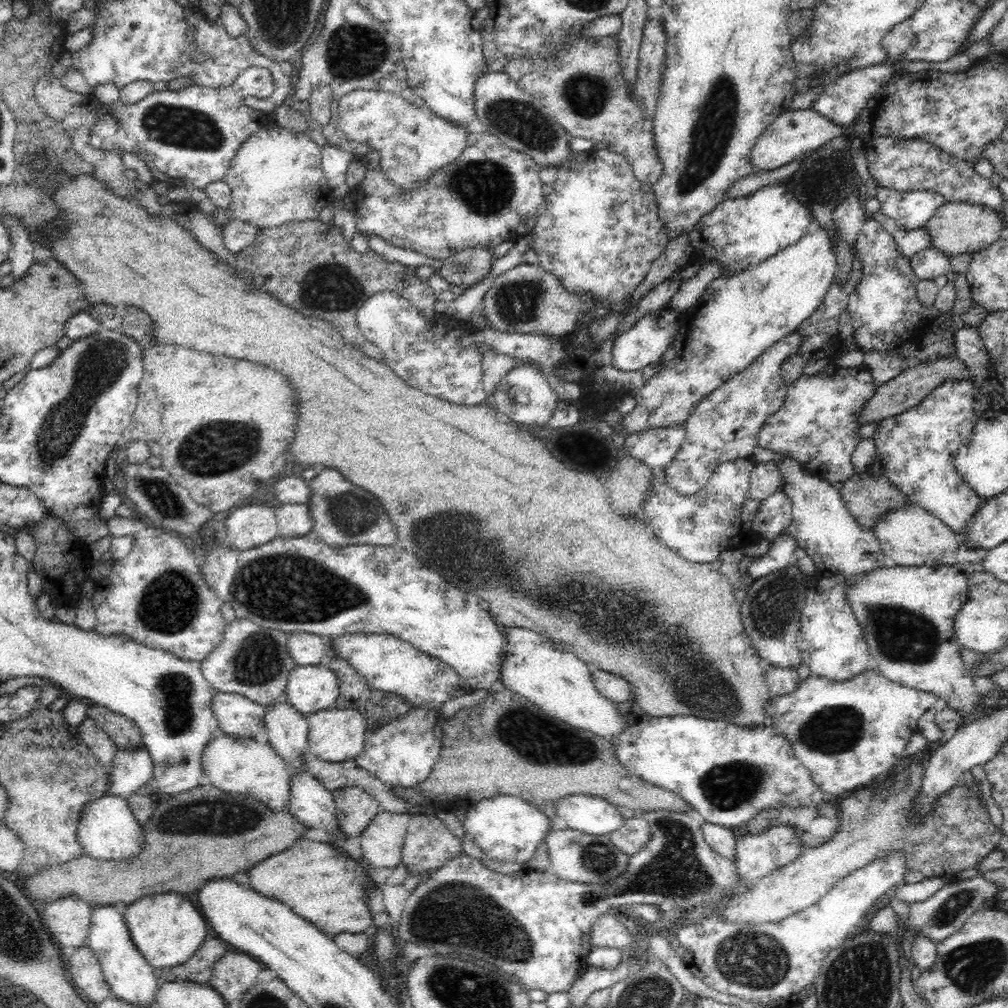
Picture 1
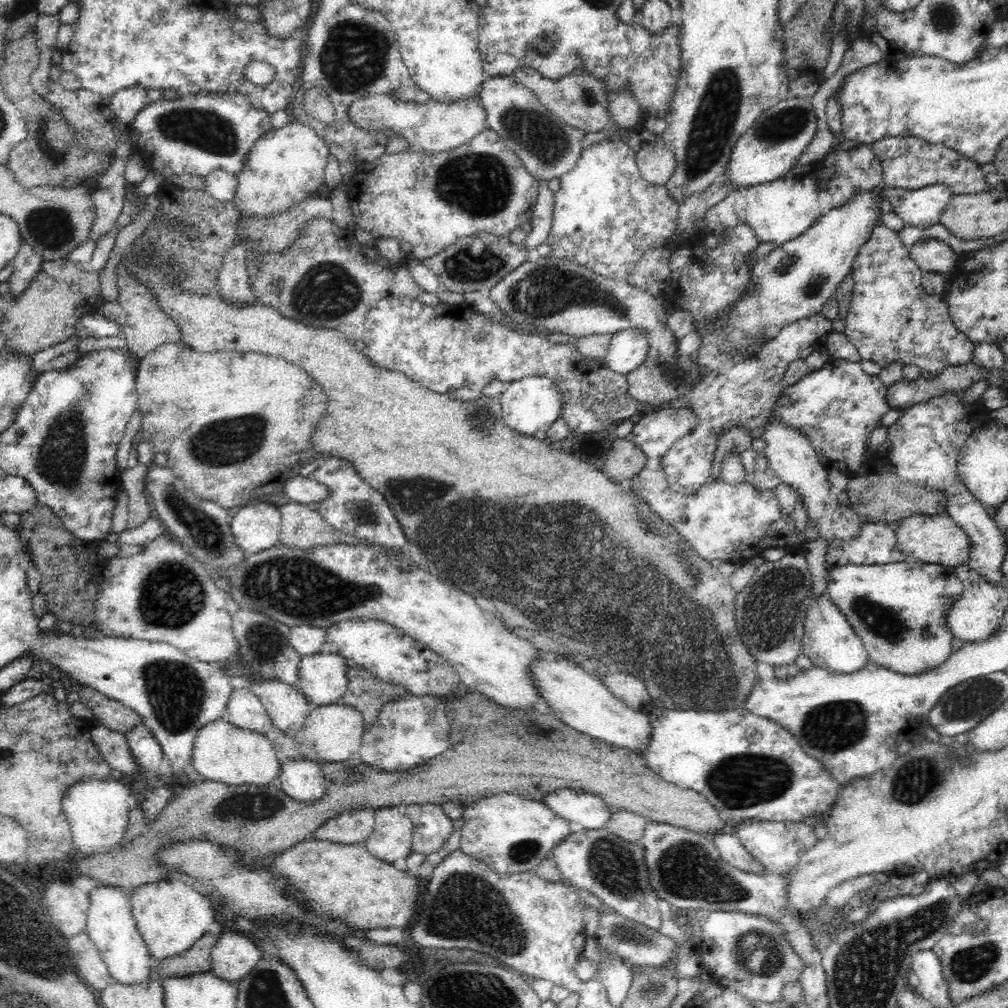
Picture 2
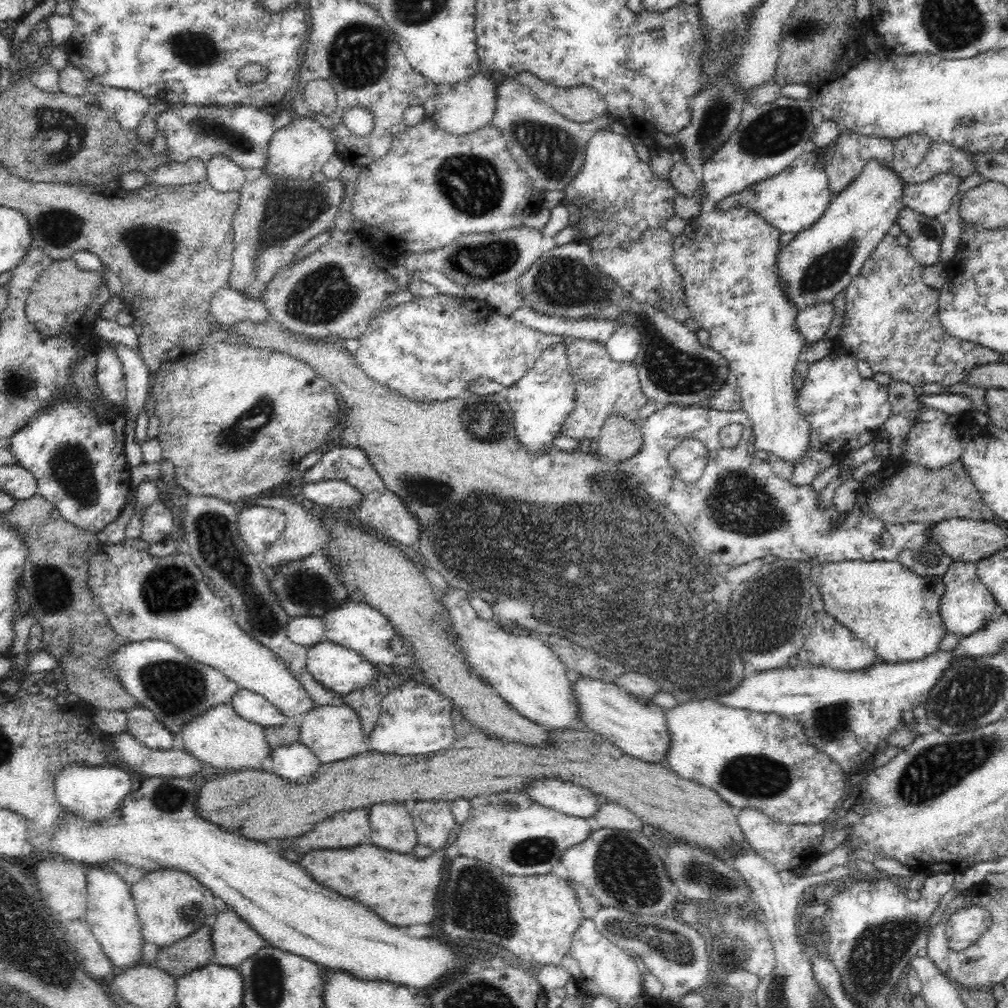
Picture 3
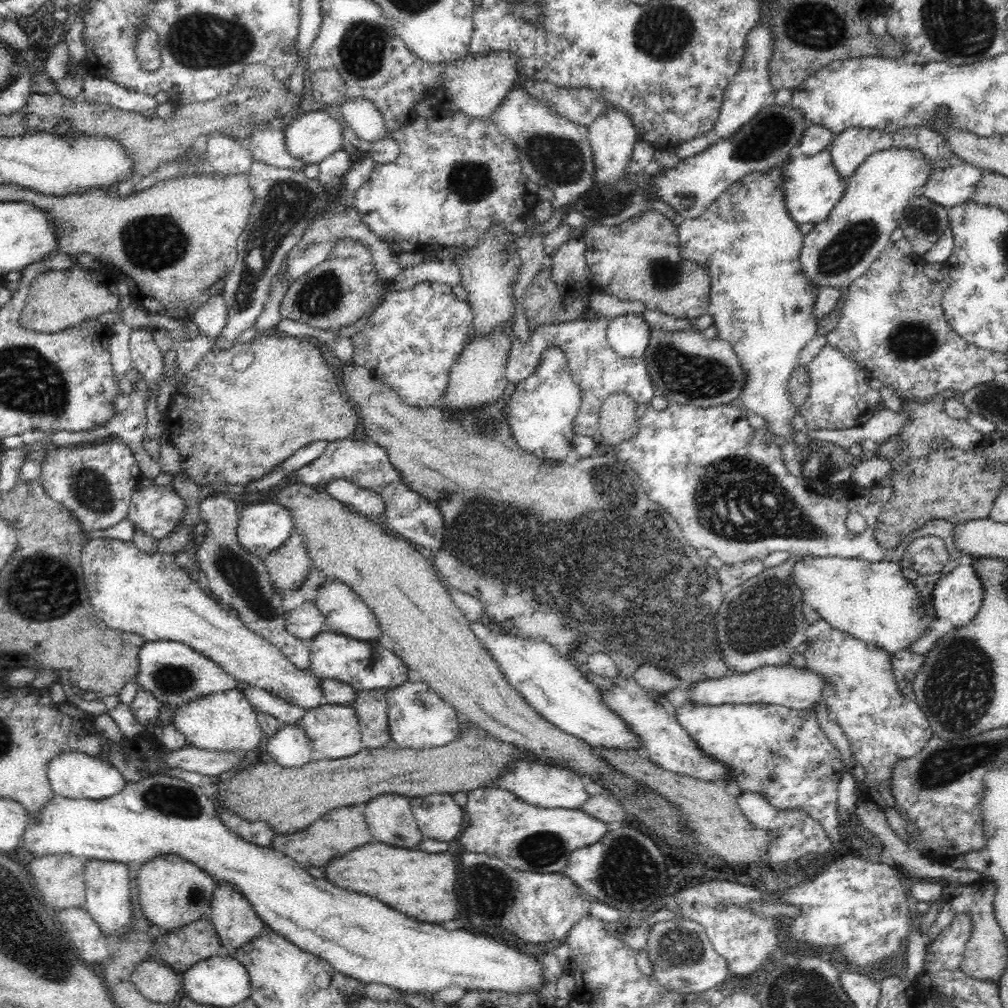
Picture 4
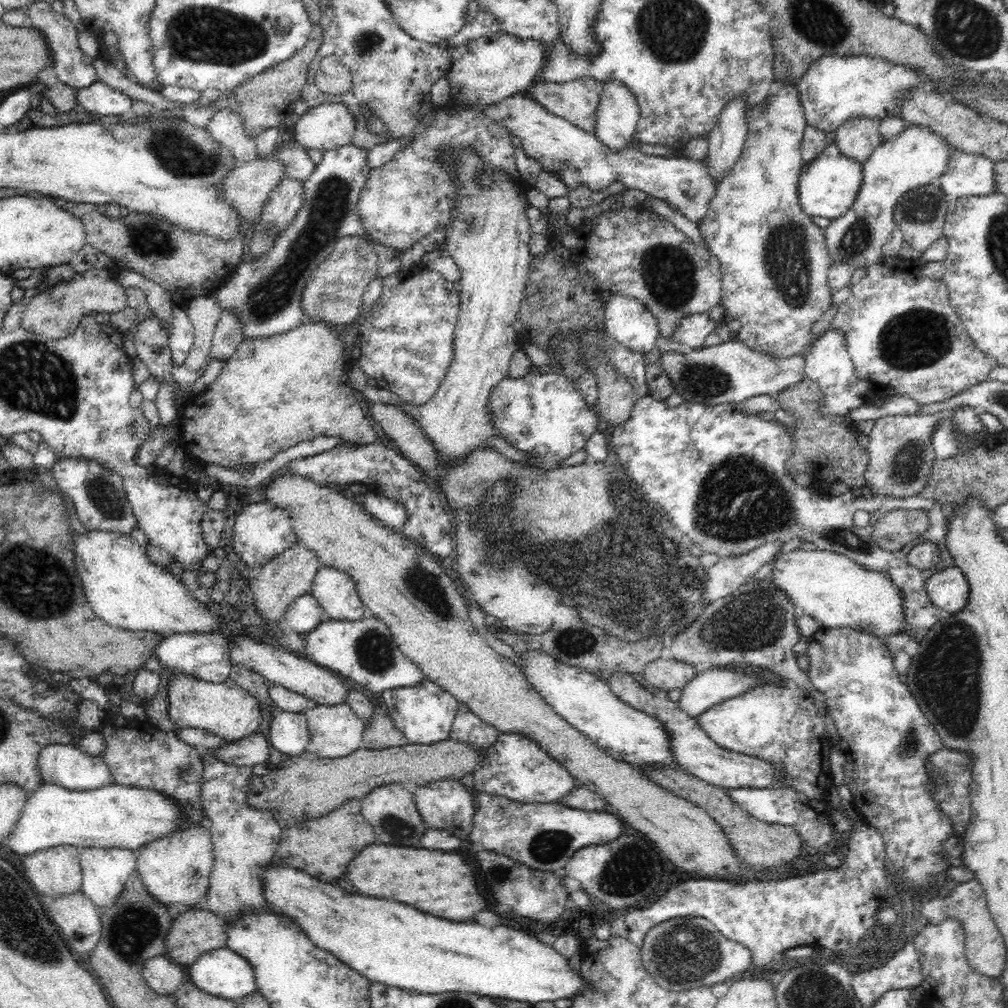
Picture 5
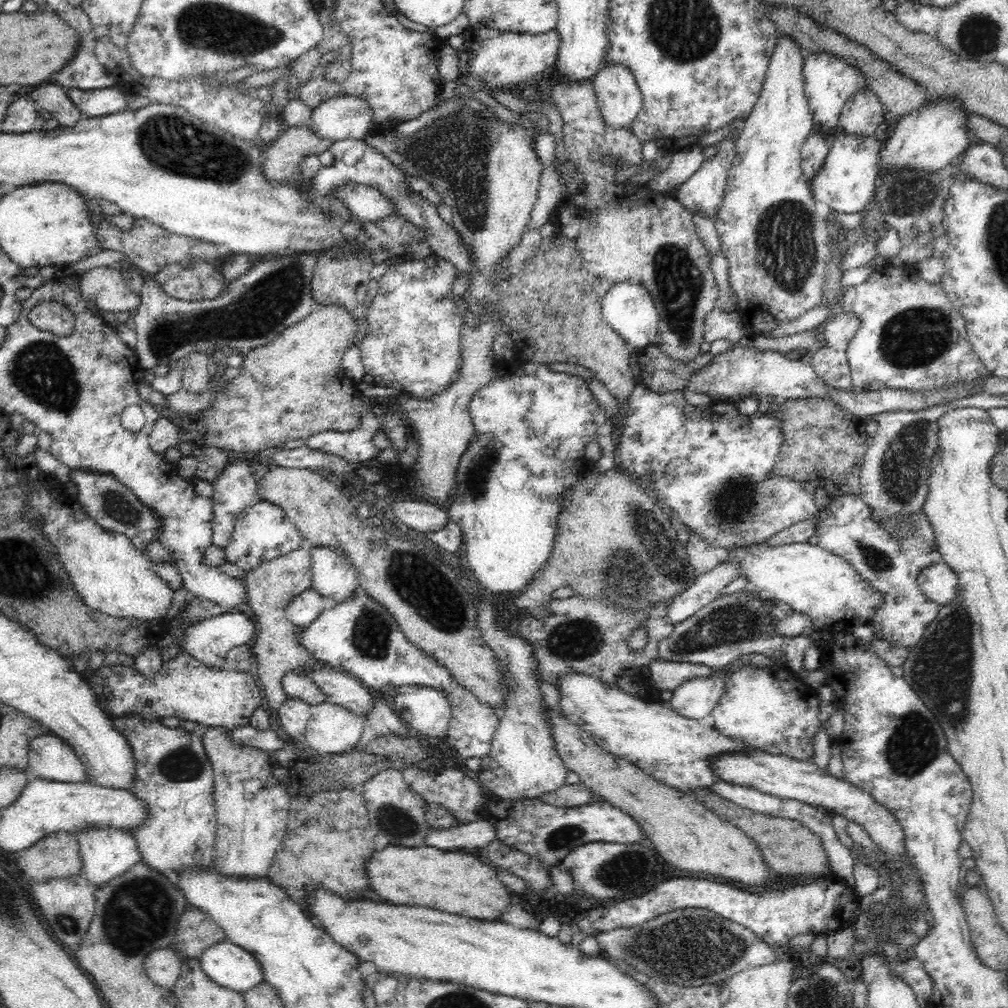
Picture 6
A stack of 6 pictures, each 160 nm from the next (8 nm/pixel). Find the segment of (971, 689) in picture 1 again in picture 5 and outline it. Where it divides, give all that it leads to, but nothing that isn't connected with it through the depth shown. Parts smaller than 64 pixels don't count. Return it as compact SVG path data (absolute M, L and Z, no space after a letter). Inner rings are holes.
M795 550L776 557L770 579L794 606L828 628L851 628L886 638L904 633L904 597L888 573L870 570L847 556Z

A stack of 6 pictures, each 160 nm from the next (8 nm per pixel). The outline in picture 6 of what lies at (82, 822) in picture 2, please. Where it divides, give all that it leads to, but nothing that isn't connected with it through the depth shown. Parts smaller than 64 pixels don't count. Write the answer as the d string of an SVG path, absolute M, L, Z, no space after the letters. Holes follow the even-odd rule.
M40 734L28 744L28 766L38 778L56 782L86 782L88 775L75 750L54 734Z

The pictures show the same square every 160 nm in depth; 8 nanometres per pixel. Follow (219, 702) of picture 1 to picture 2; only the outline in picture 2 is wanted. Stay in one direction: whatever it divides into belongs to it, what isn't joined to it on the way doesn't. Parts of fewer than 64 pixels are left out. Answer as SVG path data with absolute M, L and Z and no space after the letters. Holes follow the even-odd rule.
M249 688L232 690L227 702L226 720L238 728L256 731L258 734L271 736L274 732L262 701Z

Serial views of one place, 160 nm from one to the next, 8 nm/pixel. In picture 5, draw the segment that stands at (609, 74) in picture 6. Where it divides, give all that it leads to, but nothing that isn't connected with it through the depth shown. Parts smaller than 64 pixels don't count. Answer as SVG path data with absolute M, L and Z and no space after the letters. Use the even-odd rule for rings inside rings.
M606 80L600 94L597 121L593 132L610 150L622 150L628 144L635 144L633 138L641 116L641 108L632 91L616 80Z

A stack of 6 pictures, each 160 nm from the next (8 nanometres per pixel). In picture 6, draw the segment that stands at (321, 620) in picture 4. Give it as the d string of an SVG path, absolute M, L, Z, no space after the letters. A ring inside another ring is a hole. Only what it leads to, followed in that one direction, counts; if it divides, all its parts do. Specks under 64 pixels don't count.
M308 588L300 594L296 594L285 610L286 618L298 627L310 626L322 610L328 610L334 606L335 602L331 598L326 598L318 594L314 589Z

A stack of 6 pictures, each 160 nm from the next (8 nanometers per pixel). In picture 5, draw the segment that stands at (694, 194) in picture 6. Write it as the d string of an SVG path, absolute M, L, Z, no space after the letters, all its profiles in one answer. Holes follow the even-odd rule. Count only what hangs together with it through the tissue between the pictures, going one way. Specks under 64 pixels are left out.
M742 97L732 99L724 105L717 118L717 125L708 133L708 154L706 161L710 167L710 175L718 184L724 175L736 164L750 119L746 115L748 105Z

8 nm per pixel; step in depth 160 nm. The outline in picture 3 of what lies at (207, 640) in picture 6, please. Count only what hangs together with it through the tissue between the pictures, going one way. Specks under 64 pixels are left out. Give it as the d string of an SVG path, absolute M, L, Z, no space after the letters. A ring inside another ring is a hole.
M162 640L128 643L103 662L117 674L126 693L140 706L149 708L174 735L192 722L196 714L202 714L212 706L231 704L239 690L238 685L219 670L188 658L177 646Z

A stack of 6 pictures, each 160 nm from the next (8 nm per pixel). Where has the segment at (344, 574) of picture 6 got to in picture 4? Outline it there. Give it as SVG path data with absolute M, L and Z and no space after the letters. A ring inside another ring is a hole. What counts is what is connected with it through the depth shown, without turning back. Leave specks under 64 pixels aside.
M337 580L330 583L324 583L317 588L316 598L314 600L318 610L324 615L325 624L323 630L328 632L338 632L344 636L363 640L370 644L376 642L387 643L388 640L383 636L380 623L374 614L374 611L358 596L347 584Z

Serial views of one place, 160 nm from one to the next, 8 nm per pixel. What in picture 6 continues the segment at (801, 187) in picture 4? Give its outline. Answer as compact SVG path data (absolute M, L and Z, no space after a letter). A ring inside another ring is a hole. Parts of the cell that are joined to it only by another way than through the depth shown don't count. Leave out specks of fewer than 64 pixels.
M844 132L837 136L819 173L811 180L813 200L828 205L836 212L854 214L863 211L876 194L879 178L877 162L882 143L875 136L854 136Z

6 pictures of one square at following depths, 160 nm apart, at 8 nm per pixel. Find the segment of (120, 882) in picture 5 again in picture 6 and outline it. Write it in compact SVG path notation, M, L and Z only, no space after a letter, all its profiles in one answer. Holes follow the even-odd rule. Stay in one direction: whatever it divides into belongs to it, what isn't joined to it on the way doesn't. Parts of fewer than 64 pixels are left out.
M86 828L86 830L80 830L76 836L79 842L79 853L83 864L80 875L95 890L111 882L113 878L130 870L142 858L132 832L118 830L117 828Z

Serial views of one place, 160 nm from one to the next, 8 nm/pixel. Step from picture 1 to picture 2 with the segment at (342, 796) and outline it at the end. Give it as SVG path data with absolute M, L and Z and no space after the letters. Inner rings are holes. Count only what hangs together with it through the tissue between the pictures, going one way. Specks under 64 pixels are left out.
M360 807L329 818L314 831L311 838L341 845L363 845L372 834L374 826L375 809Z

